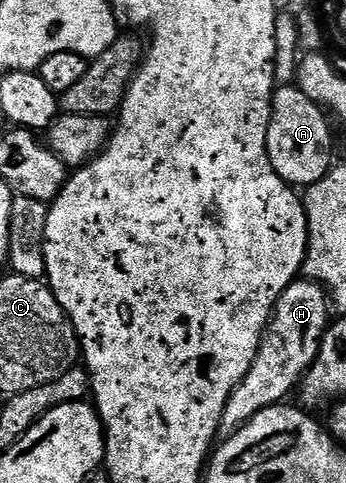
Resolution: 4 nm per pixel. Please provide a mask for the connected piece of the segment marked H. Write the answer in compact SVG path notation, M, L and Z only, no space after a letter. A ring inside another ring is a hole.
M307 277L289 285L282 297L278 297L276 309L260 338L254 365L250 365L250 373L246 373L246 377L242 377L240 384L230 393L230 401L220 422L221 436L233 435L243 423L254 417L254 413L283 404L287 400L284 398L297 390L300 380L307 375L308 368L316 359L324 332L328 330L328 311L330 300L327 291Z

